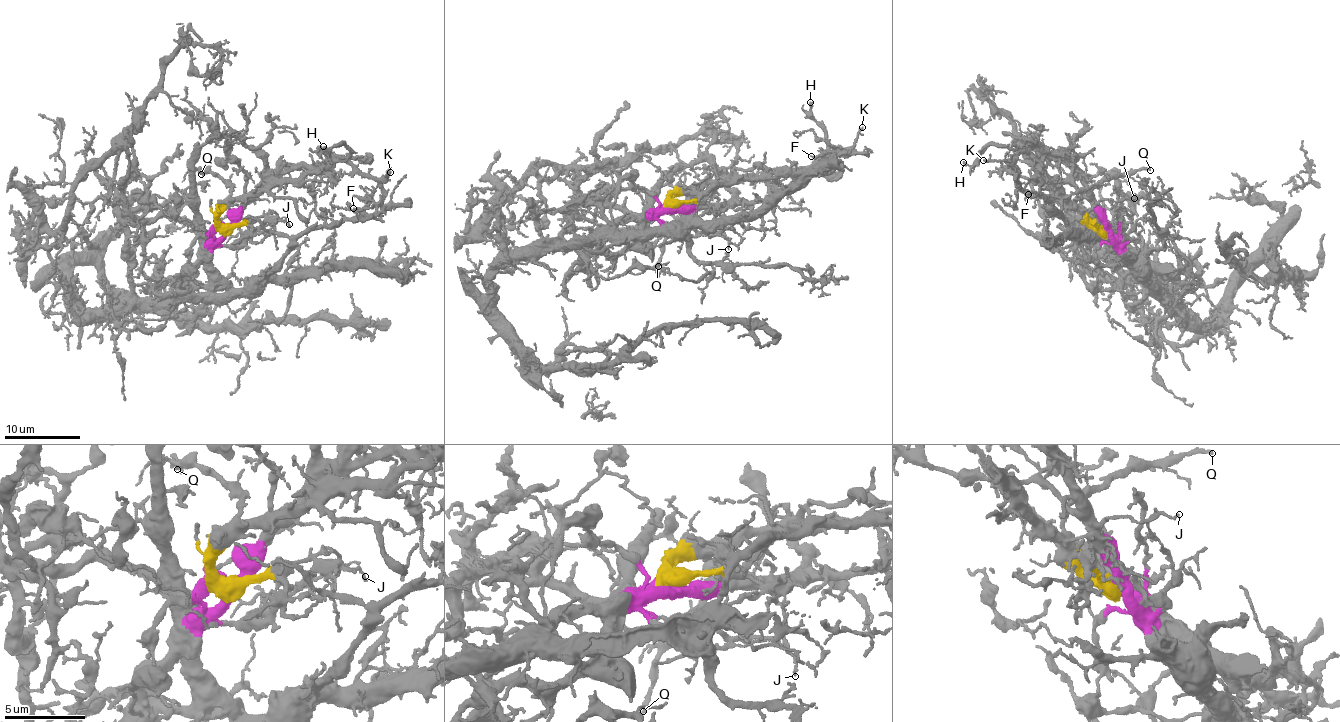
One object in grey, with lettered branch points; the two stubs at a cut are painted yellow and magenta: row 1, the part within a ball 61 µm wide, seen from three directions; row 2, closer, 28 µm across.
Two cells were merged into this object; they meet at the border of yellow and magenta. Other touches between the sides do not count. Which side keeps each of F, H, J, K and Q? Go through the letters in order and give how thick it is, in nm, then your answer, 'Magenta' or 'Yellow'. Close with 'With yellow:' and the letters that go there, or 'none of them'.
F: Thickness 170 nm. Yellow
H: Thickness 150 nm. Yellow
J: Thickness 140 nm. Yellow
K: Thickness 190 nm. Yellow
Q: Thickness 240 nm. Yellow
With yellow: F, H, J, K, Q

